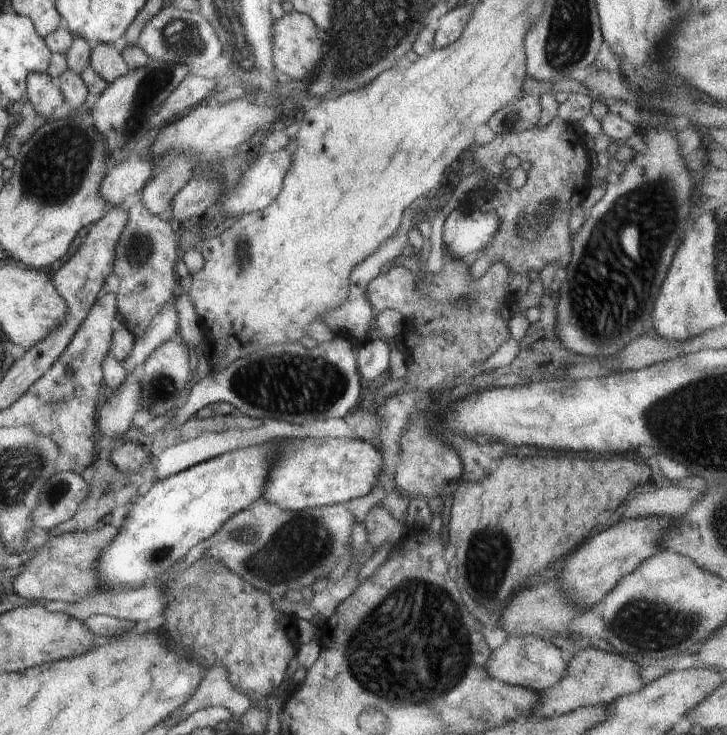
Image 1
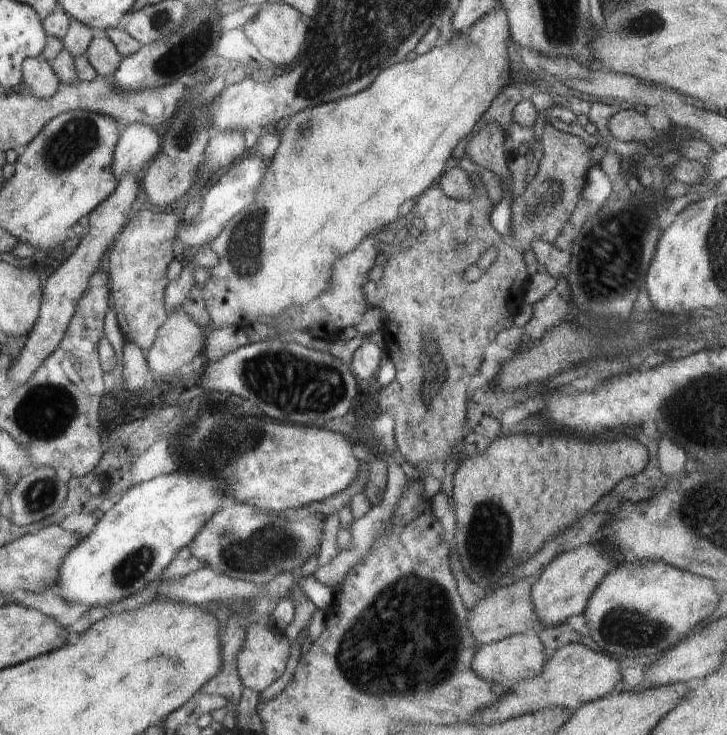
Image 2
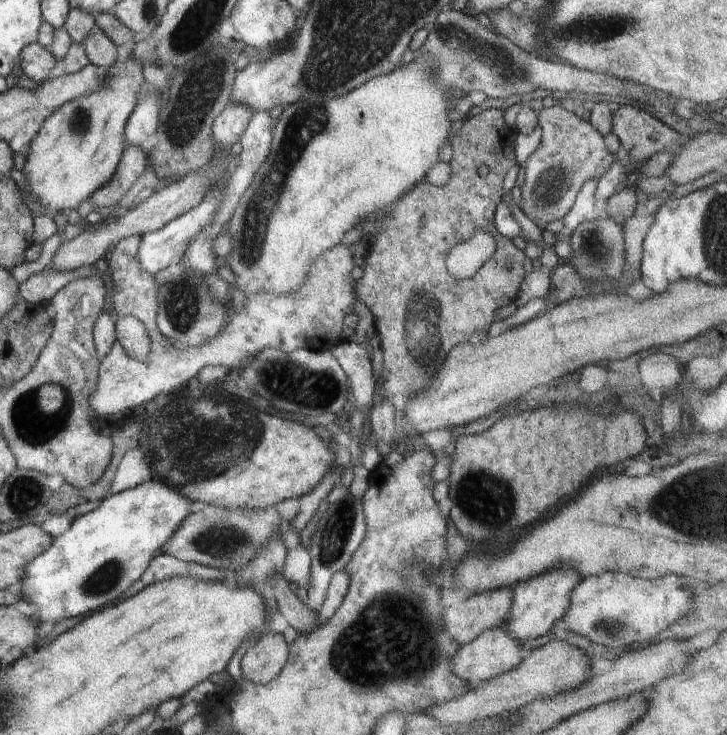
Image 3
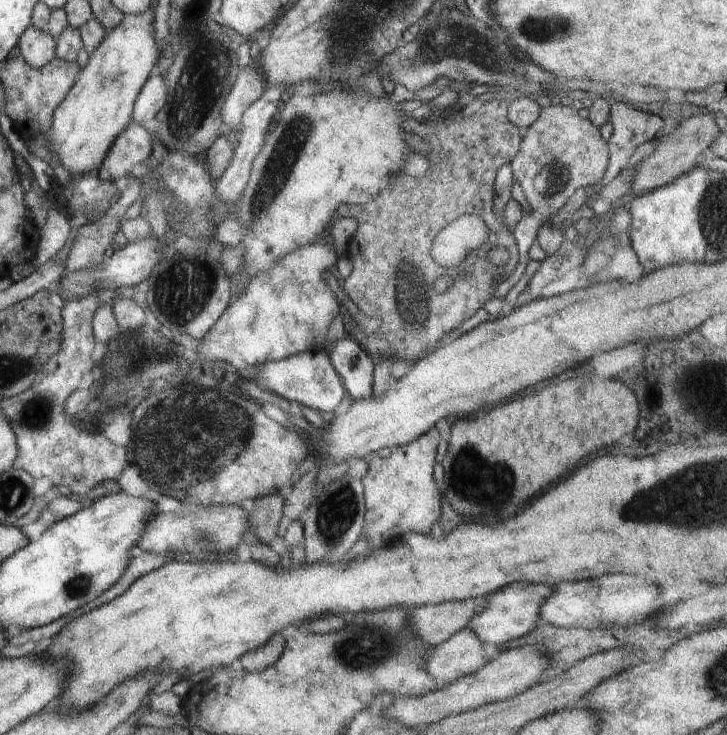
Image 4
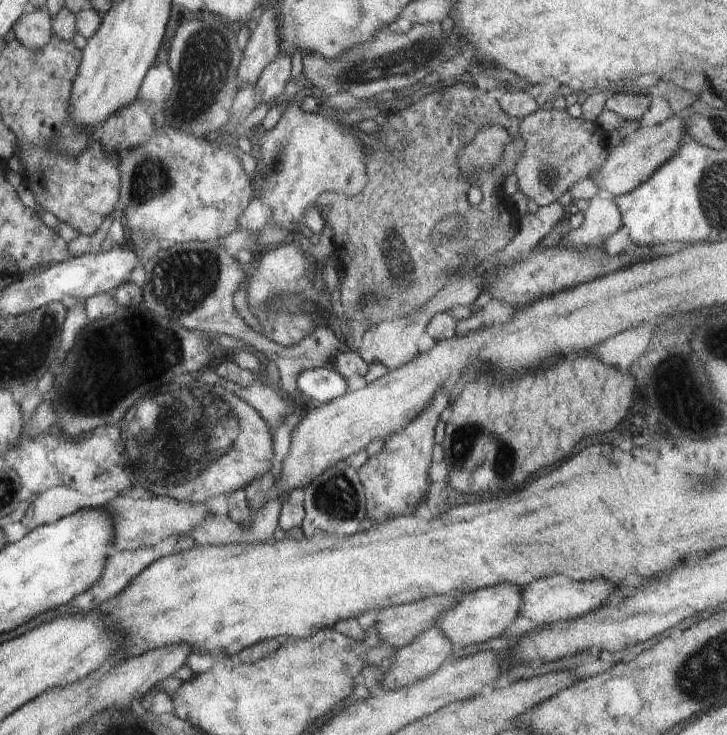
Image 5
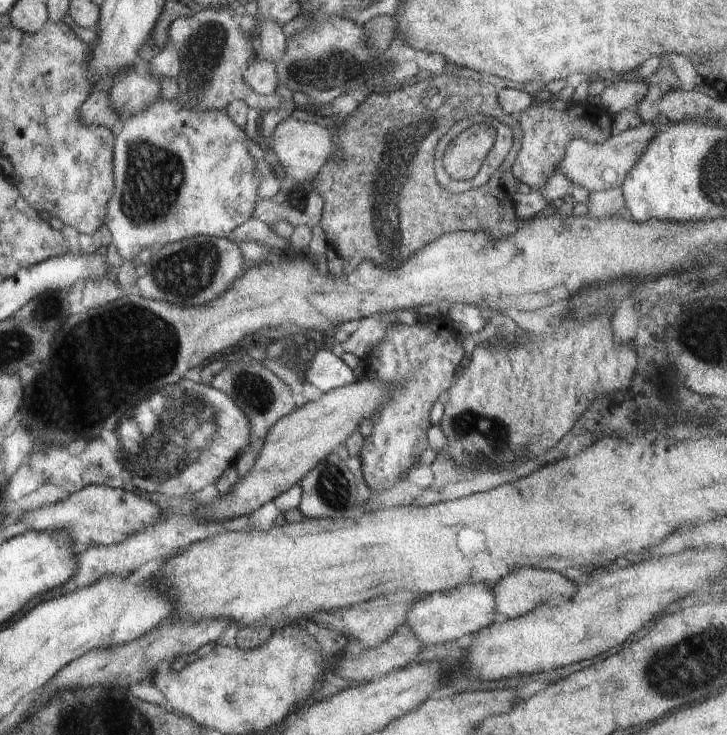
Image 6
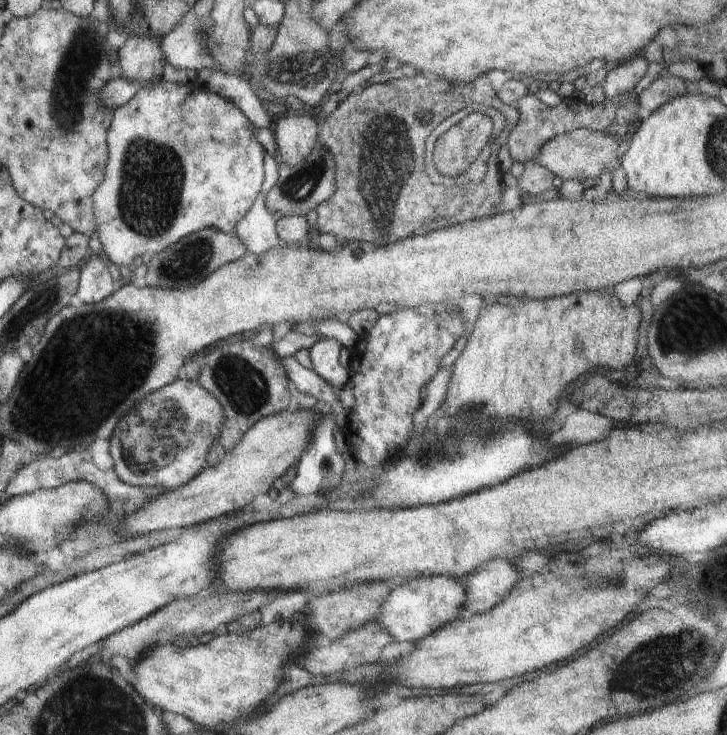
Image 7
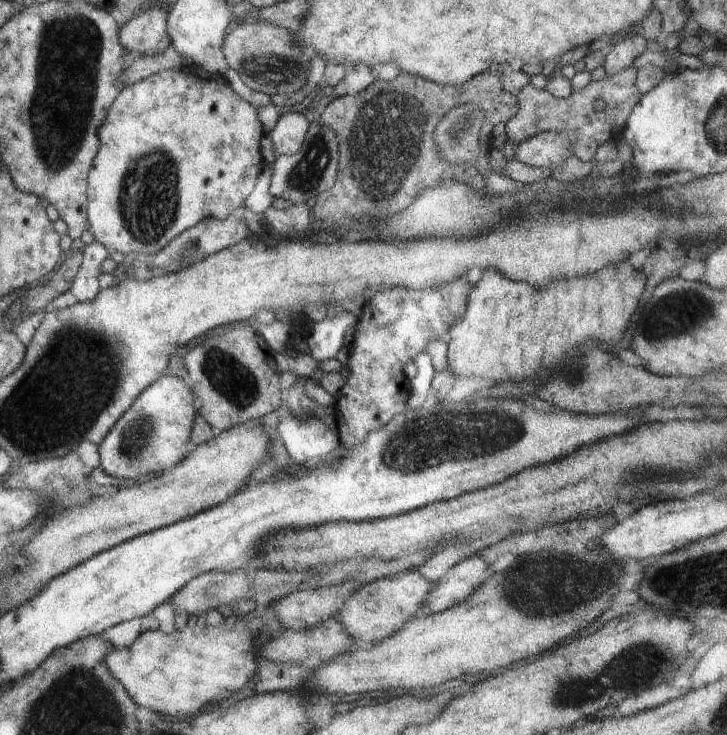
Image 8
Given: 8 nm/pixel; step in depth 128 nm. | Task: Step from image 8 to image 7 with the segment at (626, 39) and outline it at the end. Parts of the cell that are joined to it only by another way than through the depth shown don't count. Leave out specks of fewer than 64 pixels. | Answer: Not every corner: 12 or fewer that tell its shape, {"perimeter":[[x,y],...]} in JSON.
{"perimeter":[[639,56],[610,66],[602,84],[605,100],[633,91],[646,74]]}

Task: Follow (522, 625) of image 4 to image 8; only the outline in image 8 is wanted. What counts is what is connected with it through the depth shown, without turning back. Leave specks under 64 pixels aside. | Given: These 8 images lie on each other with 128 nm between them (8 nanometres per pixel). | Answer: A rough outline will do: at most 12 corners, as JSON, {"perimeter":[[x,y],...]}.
{"perimeter":[[415,569],[359,586],[335,618],[368,650],[419,616],[434,589]]}

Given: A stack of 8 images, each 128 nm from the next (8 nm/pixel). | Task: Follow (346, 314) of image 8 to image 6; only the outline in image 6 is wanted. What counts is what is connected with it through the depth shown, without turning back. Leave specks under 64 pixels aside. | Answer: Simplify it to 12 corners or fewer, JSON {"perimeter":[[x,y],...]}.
{"perimeter":[[316,351],[304,380],[323,393],[358,381],[337,352]]}

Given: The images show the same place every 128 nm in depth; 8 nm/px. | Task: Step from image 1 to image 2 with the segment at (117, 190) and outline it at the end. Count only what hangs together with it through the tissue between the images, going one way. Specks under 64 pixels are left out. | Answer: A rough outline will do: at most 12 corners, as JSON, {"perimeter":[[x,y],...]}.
{"perimeter":[[121,127],[113,160],[118,179],[139,180],[160,152],[154,129]]}

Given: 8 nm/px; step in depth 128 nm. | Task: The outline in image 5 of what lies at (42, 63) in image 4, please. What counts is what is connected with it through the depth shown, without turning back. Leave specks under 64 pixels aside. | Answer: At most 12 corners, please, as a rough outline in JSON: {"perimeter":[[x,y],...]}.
{"perimeter":[[28,10],[11,37],[41,51],[54,36],[46,10]]}

